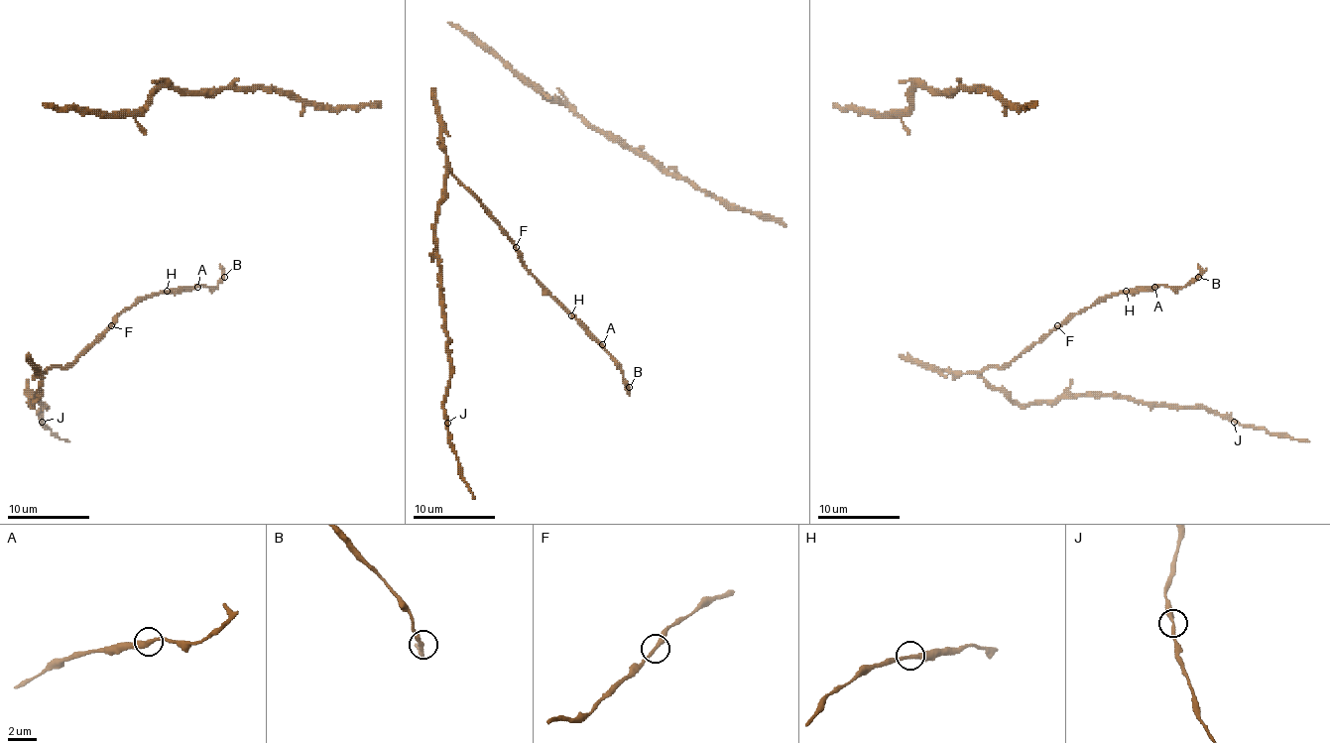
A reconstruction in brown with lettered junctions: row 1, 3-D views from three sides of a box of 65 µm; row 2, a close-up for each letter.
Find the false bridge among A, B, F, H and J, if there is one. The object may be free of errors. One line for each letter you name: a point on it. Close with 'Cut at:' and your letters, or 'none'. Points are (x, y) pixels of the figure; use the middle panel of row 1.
Cut at: none

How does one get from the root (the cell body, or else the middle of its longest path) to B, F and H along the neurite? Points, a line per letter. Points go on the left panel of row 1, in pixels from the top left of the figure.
B: (117, 313), (160, 293), (191, 291), (199, 285), (216, 287), (224, 277)
F: (117, 313), (117, 319), (111, 325)
H: (117, 313), (167, 291)

